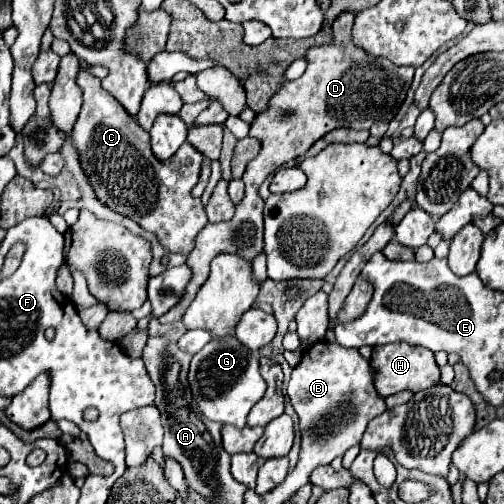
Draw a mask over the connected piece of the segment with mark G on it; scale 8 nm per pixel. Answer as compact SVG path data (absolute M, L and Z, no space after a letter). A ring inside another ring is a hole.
M235 336L211 340L211 344L193 356L189 368L189 386L195 402L209 420L231 424L235 428L245 426L249 410L263 398L263 392L267 388L265 380L259 374L259 354L239 344Z

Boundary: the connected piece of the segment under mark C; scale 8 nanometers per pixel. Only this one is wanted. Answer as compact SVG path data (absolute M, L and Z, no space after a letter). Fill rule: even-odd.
M79 70L77 84L83 92L83 108L71 138L83 158L83 168L97 198L119 214L131 216L141 228L157 234L161 246L169 252L189 254L199 230L209 222L201 198L191 196L199 180L203 156L185 142L175 156L159 162L149 148L149 134L101 88L99 78L87 70ZM129 192L133 196L129 196Z

